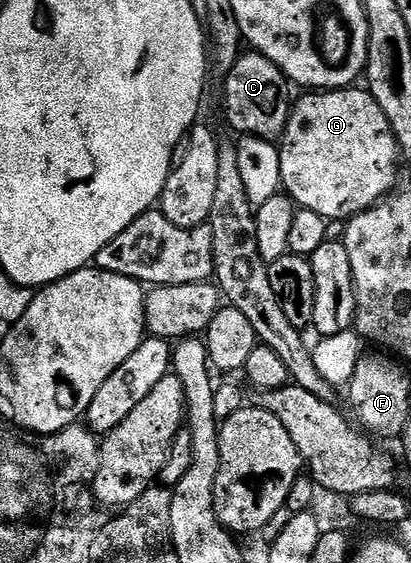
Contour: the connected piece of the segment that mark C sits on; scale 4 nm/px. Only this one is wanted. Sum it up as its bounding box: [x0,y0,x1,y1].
[222,51,292,141]

